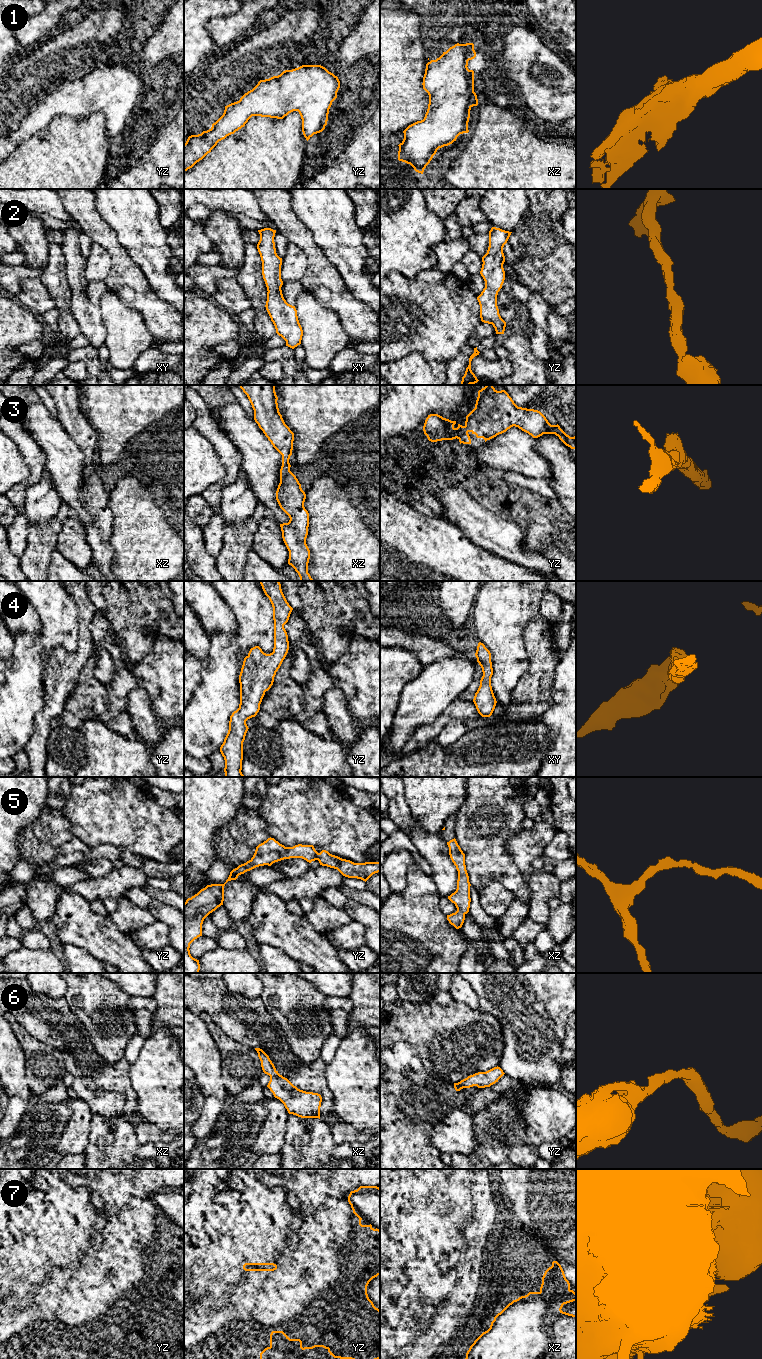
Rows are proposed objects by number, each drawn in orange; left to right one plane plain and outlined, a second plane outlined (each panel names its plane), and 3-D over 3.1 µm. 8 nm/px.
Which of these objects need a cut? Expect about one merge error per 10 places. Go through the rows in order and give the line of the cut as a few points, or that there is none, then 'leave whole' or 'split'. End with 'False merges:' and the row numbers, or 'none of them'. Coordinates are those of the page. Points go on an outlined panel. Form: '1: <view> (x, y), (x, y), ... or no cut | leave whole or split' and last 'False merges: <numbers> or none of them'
1: no cut | leave whole
2: no cut | leave whole
3: no cut | leave whole
4: no cut | leave whole
5: no cut | leave whole
6: no cut | leave whole
7: xz (489, 1169), (495, 1216), (473, 1313), (477, 1340) | split
False merges: 7

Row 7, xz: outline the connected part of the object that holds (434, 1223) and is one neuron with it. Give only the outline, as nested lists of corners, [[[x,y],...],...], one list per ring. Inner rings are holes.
[[[380,1169],[380,1359],[468,1359],[468,1354],[478,1341],[474,1328],[474,1308],[480,1276],[486,1265],[488,1226],[496,1216],[496,1203],[492,1200],[489,1169]]]

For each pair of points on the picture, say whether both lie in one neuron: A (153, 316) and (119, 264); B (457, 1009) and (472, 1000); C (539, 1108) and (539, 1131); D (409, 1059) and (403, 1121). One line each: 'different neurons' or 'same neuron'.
A: same neuron
B: different neurons
C: same neuron
D: same neuron

